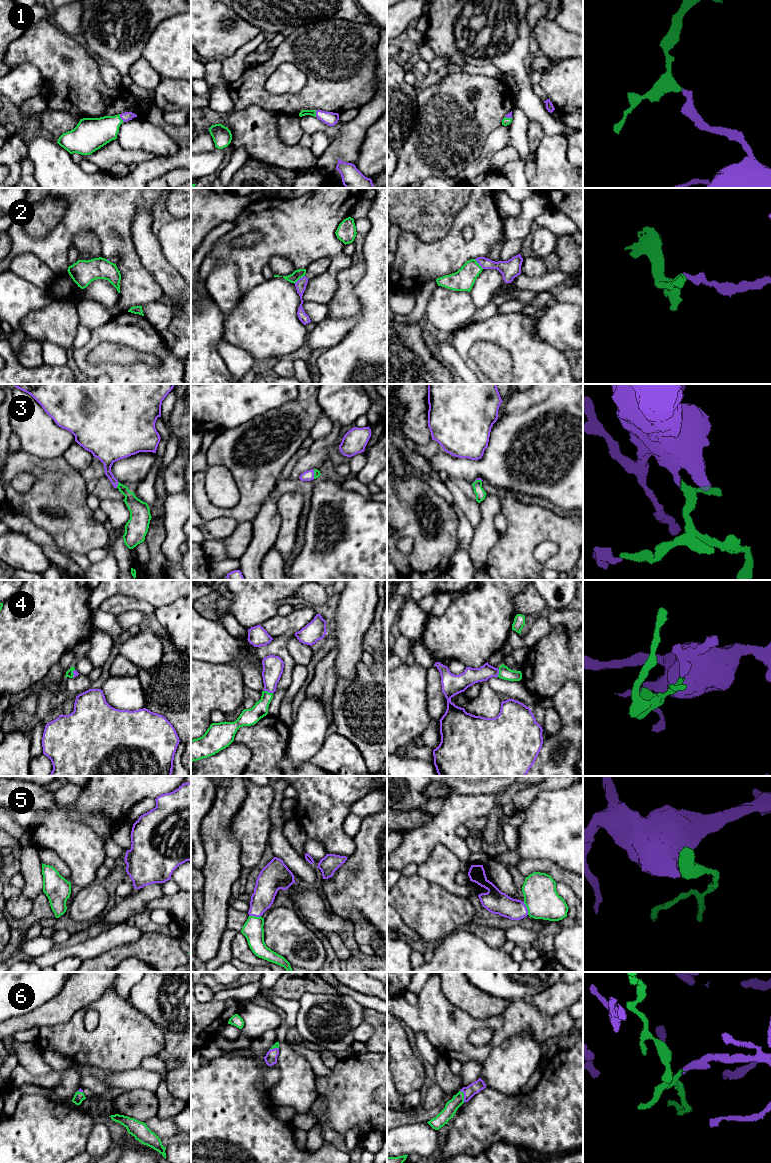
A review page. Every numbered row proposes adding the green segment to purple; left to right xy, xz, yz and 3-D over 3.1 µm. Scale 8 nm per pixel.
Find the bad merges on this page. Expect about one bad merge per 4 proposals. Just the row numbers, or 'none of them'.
2

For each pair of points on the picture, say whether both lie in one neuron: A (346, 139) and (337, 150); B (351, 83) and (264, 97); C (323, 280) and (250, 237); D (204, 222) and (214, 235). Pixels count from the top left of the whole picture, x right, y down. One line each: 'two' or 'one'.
A: one
B: one
C: two
D: two

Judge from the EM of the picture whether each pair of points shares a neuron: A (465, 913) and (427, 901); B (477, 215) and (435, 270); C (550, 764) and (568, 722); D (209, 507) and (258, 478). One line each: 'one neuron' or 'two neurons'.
A: one neuron
B: one neuron
C: one neuron
D: one neuron

